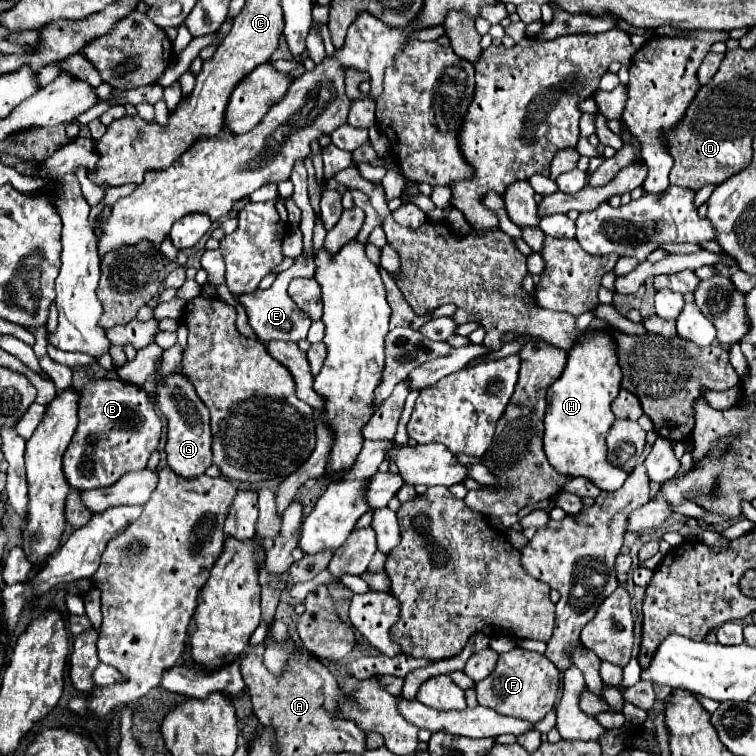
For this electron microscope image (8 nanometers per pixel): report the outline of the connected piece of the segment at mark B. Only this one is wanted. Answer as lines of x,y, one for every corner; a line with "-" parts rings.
117,377
93,379
79,389
79,425
63,455
65,479
79,491
109,487
125,473
145,469
159,437
161,421
151,397
141,387

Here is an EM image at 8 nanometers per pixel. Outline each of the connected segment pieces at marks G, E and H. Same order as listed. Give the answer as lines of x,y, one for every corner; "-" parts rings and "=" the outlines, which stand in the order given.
175,371
157,383
153,397
159,403
161,413
169,421
169,435
167,435
167,447
165,447
169,467
183,479
203,475
213,463
209,411
203,405
203,401
197,397
191,381
187,381
179,371
=
317,219
317,221
315,221
315,231
313,231
313,251
311,251
311,255
301,253
301,255
295,259
293,267
289,267
287,271
279,273
277,279
275,279
275,283
273,283
269,289
265,289
265,291
257,289
255,293
241,295
241,303
245,305
245,311
247,311
247,317
249,317
249,325
253,327
253,331
255,331
255,335
257,335
259,341
267,343
267,341
271,341
271,339
281,339
281,341
295,341
295,343
297,343
299,339
305,339
305,337
307,337
307,331
309,331
309,327
311,327
311,319
307,317
307,313
303,313
303,311
291,301
291,297
289,297
289,293
287,293
287,285
289,285
289,281
291,281
293,277
313,277
313,275
315,275
315,253
319,253
319,249
323,247
325,235
327,235
327,231
325,231
325,227
321,225
321,219
=
605,329
595,331
579,341
569,351
567,367
561,377
549,387
547,411
545,411
545,433
543,449
553,469
567,477
585,477
601,491
617,491
627,473
607,463
605,437
615,421
611,403
619,395
621,369
617,365
615,343

